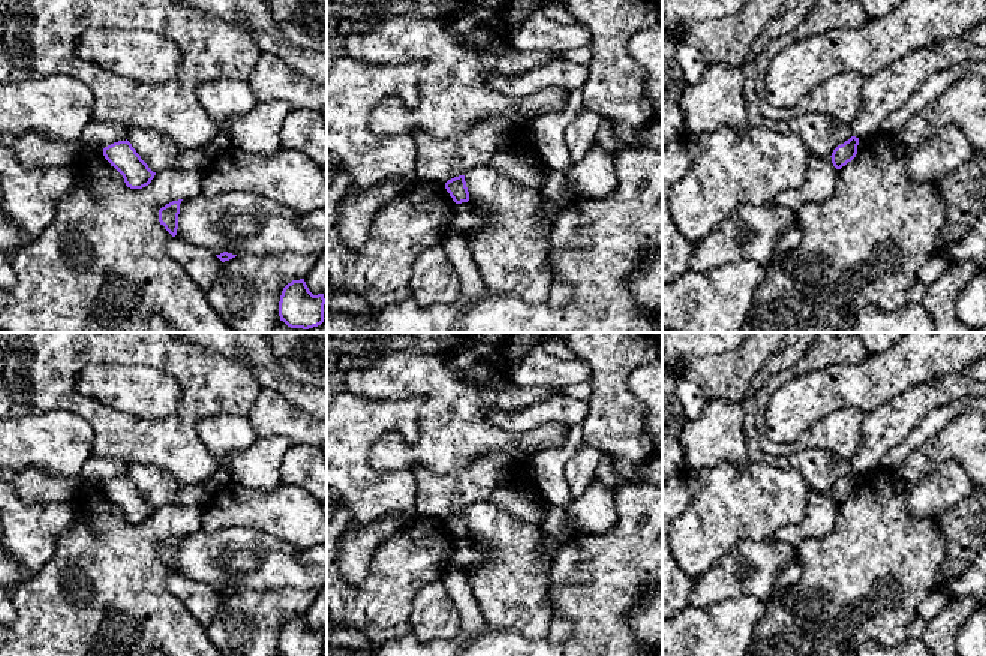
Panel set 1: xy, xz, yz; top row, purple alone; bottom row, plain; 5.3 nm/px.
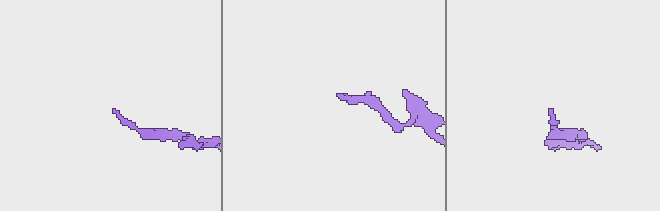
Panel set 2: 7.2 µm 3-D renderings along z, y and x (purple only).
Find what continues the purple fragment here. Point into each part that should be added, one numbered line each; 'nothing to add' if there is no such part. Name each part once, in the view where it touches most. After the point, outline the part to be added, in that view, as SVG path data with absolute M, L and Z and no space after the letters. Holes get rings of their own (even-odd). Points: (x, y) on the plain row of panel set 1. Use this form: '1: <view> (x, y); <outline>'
nothing to add

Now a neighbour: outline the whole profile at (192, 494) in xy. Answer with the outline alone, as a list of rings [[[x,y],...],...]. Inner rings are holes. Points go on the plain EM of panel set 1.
[[[202,484],[181,485],[175,497],[175,503],[183,506],[204,506],[208,500],[207,488]]]

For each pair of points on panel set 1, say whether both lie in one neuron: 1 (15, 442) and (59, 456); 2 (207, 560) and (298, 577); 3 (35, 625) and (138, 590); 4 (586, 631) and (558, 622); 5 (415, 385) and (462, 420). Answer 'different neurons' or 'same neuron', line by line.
1: same neuron
2: same neuron
3: same neuron
4: different neurons
5: same neuron

